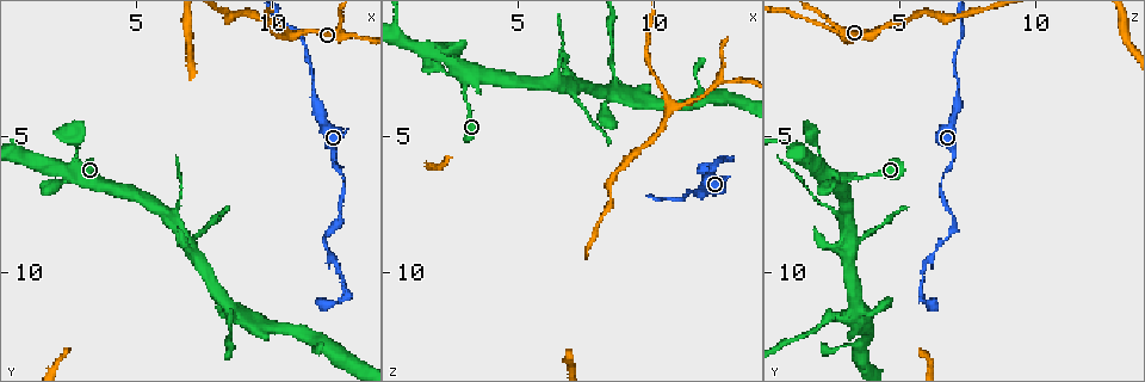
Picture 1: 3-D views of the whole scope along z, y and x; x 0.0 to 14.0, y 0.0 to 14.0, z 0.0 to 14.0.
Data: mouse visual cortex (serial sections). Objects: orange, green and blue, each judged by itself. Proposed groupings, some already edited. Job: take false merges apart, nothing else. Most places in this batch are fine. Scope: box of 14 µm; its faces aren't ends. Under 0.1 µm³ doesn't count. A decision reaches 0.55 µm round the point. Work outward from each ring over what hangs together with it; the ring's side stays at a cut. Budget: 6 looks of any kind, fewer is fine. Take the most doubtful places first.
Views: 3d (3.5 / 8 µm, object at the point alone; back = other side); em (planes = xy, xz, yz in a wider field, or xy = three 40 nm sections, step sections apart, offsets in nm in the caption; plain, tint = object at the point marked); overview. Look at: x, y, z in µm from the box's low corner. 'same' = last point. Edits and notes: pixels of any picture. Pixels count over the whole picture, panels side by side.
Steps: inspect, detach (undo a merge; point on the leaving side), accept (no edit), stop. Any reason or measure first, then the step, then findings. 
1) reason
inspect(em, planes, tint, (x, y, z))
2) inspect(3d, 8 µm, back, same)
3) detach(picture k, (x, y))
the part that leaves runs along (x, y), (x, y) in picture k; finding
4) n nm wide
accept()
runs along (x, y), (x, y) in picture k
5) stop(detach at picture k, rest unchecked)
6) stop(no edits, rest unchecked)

thin neck
inspect(3d, 3.5 µm, (12.7, 6.6, 6.5))

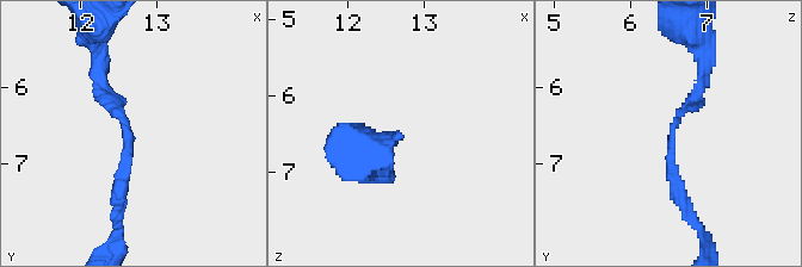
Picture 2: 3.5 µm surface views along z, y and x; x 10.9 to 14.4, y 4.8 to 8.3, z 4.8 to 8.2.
arms of 200, 200 nm
inspect(em, planes, tint, (12.65, 6.60, 6.55))

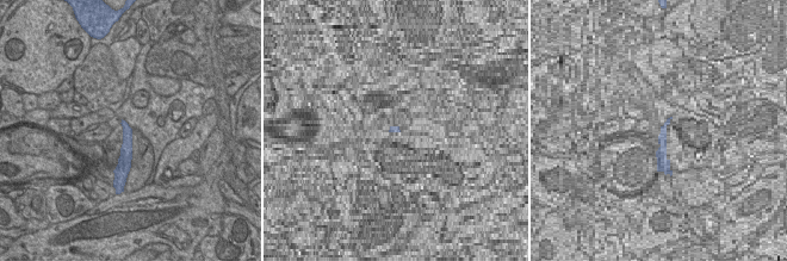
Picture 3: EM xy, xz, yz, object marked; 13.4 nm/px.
cut it another way
inspect(em, xy, step 5, tint, same)

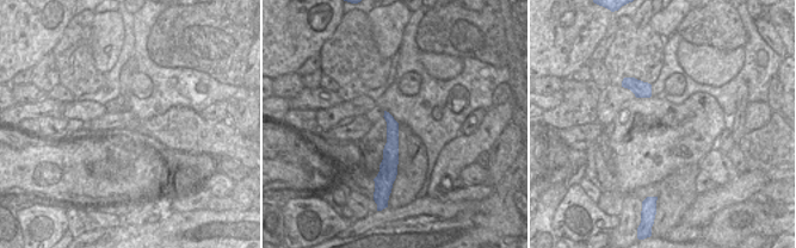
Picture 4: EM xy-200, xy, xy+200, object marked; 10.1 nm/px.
accept()
runs along (100, 78), (129, 129), (118, 210) in picture 2; all the same cell

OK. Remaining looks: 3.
narrows sharply
inspect(3d, 3.5 µm, (8.5, 11.6, 2.6))

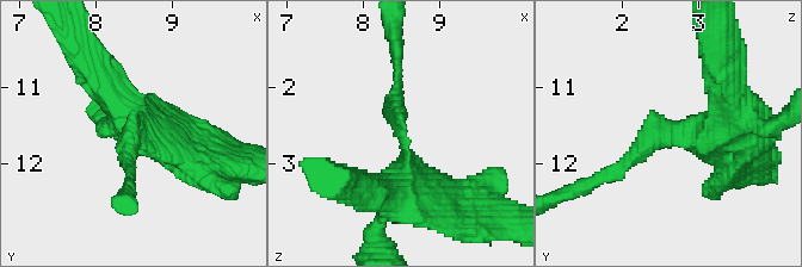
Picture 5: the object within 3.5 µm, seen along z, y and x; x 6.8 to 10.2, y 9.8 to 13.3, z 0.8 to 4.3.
accept()
runs along (730, 103), (605, 177) in picture 5; one cell here

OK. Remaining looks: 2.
abrupt turn
inspect(em, xy, step 3, tint, (12.7, 11.0, 5.8))

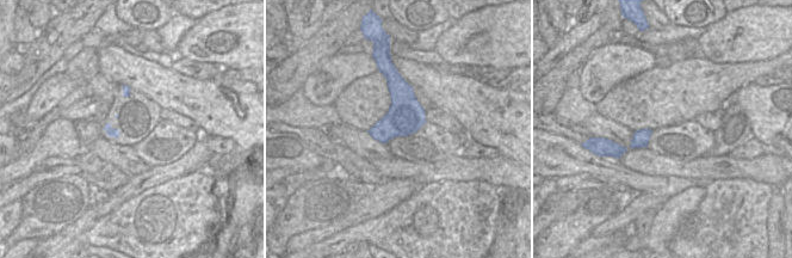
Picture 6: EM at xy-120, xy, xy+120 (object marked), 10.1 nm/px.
wider look
inspect(3d, 3.5 µm, same)

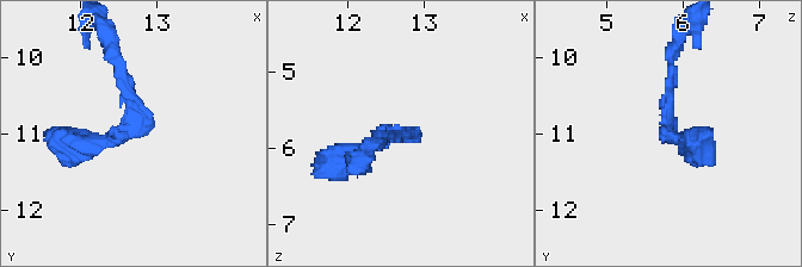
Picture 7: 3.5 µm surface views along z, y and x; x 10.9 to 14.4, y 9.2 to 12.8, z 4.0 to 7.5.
accept()
runs along (115, 50), (133, 123), (111, 142), (63, 138) in picture 7; one cell here

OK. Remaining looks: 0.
stop(no edits, rest unchecked)

